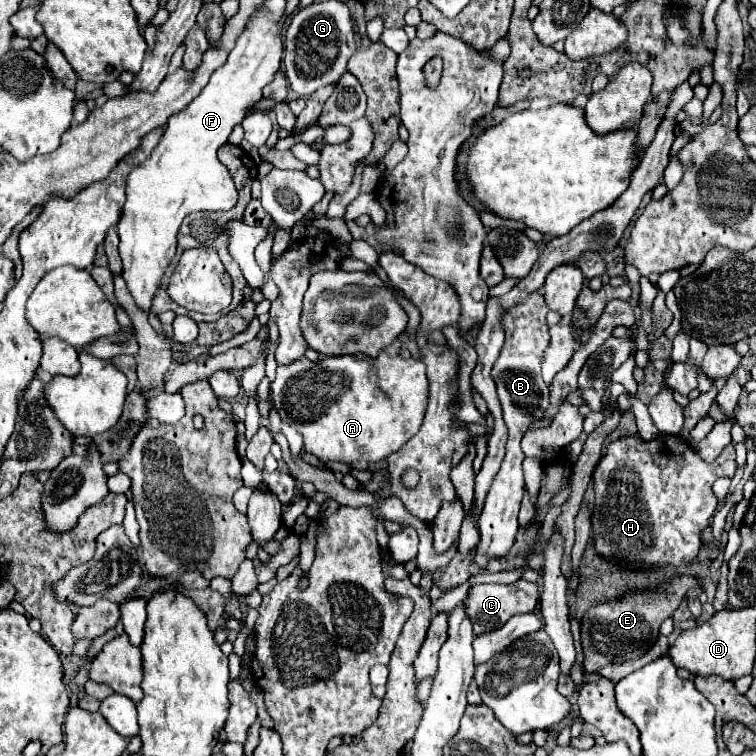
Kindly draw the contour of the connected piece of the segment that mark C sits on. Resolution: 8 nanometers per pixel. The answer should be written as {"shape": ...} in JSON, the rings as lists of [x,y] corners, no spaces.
{"shape":[[[518,579],[512,585],[474,585],[474,587],[470,587],[468,597],[464,599],[464,607],[466,607],[468,617],[472,619],[474,637],[478,637],[482,633],[490,633],[490,631],[502,627],[512,615],[534,611],[538,601],[540,601],[540,585]]]}

